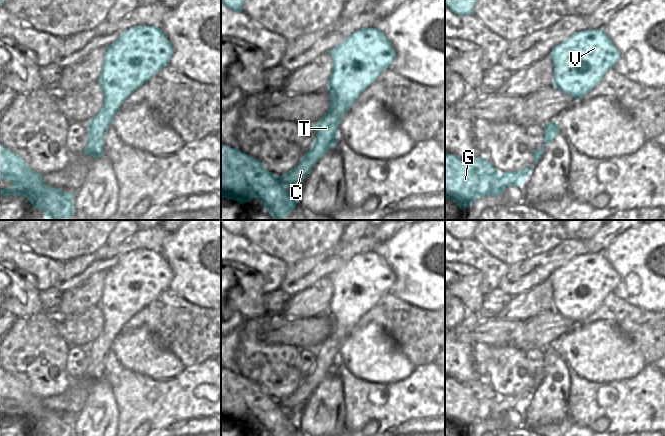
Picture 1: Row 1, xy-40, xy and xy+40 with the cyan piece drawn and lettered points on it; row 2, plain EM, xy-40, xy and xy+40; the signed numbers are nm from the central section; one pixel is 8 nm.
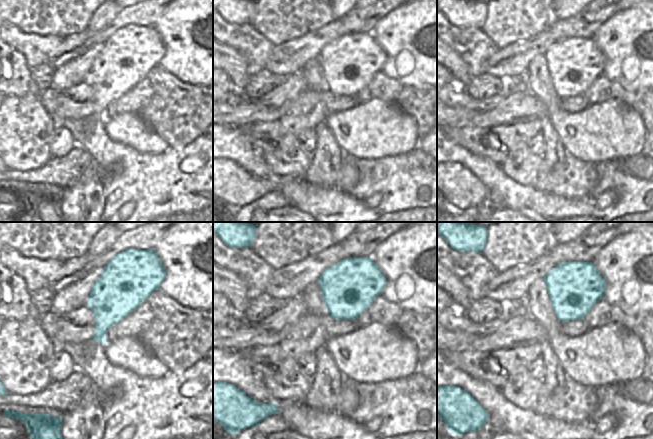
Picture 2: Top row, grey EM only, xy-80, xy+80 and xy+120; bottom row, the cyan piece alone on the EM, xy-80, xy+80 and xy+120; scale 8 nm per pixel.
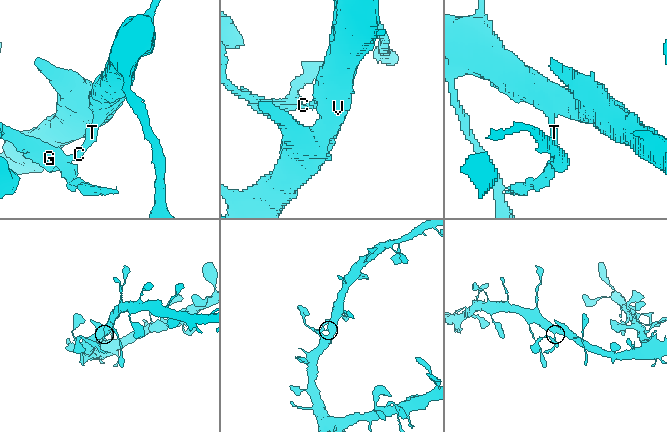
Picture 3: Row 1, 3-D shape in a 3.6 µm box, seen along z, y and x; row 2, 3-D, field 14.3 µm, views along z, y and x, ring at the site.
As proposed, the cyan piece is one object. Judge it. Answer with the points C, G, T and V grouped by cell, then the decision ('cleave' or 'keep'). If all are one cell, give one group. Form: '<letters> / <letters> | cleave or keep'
C G / T V | cleave

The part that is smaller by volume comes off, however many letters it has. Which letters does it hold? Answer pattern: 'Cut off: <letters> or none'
Cut off: C, G

